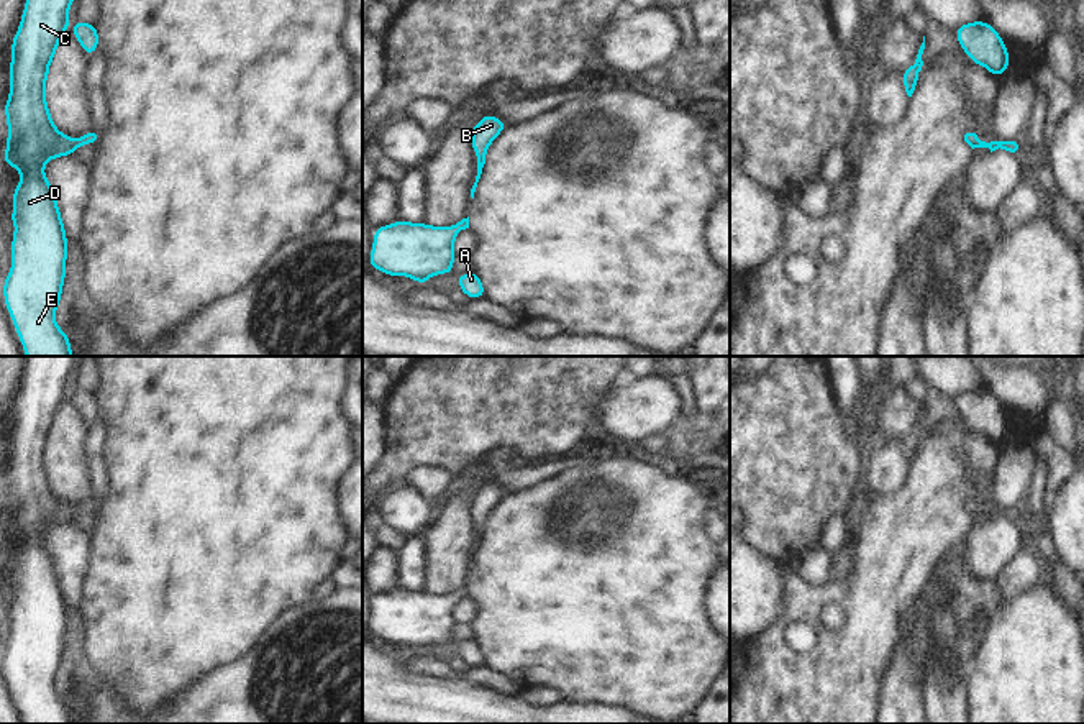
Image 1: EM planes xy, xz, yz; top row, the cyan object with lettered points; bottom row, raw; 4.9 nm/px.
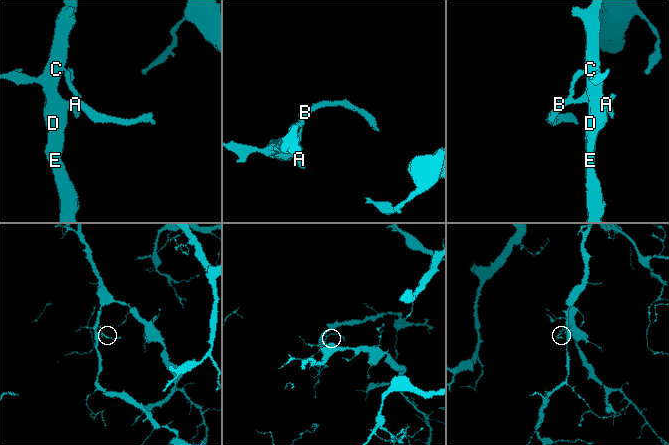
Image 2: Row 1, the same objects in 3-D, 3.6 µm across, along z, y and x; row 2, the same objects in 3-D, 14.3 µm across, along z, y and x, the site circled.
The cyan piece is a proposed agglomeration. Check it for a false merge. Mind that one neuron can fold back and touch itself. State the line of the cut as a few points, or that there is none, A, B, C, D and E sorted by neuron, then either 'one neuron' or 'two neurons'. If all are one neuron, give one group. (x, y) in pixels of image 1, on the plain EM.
no cut; A B C D E; one neuron

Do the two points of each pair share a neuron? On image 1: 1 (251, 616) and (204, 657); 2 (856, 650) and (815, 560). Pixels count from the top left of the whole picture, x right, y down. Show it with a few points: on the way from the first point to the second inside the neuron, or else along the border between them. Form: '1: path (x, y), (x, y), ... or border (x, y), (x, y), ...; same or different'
1: path (240, 621), (215, 646); same
2: border (794, 567), (810, 585), (825, 585), (828, 581); different

